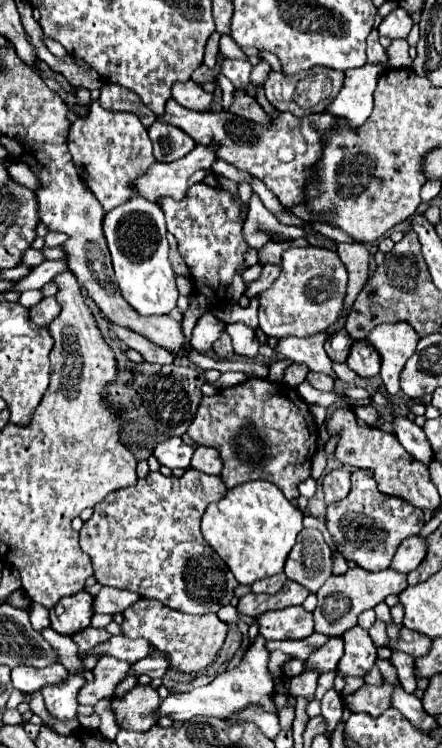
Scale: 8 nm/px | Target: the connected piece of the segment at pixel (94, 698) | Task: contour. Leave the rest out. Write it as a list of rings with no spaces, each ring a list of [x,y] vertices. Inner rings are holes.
[[[112,656],[100,658],[98,664],[96,664],[96,668],[92,670],[94,682],[86,684],[80,690],[78,702],[94,706],[102,698],[112,698],[116,686],[128,676],[128,670],[130,670],[130,664],[126,664],[122,660],[116,660]]]

